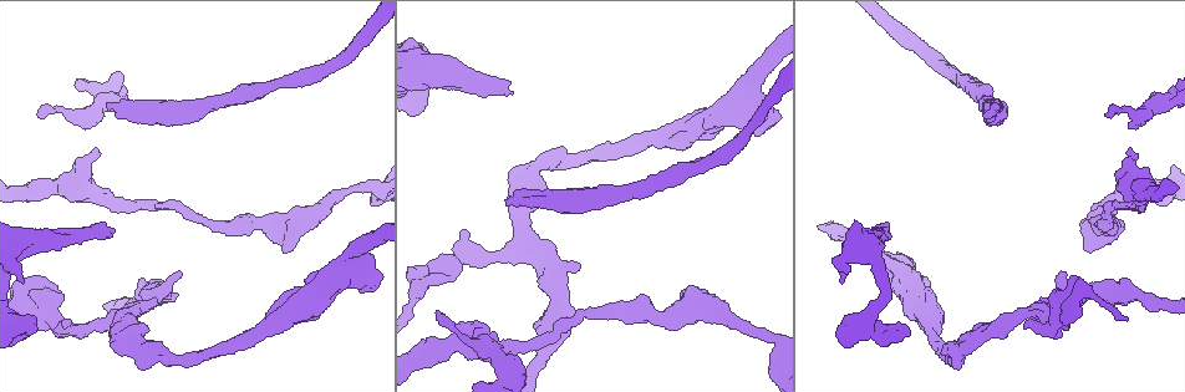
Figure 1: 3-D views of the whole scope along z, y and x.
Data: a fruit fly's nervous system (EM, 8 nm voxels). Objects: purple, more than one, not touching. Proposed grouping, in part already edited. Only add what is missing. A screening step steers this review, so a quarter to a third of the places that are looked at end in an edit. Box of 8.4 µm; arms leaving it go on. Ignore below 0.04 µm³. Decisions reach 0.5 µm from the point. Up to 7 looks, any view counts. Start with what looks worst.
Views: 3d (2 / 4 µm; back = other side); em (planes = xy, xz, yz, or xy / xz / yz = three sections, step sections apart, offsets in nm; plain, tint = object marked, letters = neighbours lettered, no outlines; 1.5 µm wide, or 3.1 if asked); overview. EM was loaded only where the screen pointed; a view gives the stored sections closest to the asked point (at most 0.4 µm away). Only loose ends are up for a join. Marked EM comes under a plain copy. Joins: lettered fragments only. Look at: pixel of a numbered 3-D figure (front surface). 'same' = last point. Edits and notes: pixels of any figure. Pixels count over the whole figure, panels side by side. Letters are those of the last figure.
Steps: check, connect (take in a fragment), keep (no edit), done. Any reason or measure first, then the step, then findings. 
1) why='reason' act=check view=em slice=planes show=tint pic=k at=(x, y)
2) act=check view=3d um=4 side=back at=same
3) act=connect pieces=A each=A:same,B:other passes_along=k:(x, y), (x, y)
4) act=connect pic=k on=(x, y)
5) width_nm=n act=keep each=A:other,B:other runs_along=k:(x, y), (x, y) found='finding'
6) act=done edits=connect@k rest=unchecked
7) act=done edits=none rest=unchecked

why='branch stops here' act=check view=em slice=xy step=8 show=tint pic=1 at=(112, 231)

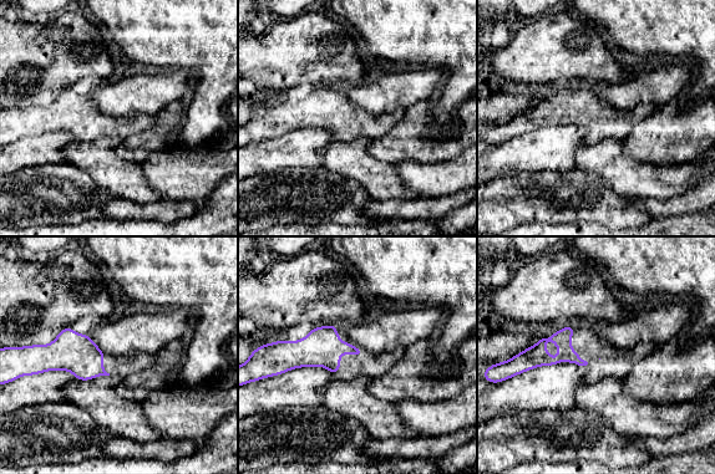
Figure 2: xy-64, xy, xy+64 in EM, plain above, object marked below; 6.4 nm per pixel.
why='another direction' act=check view=em slice=planes show=letters at=same

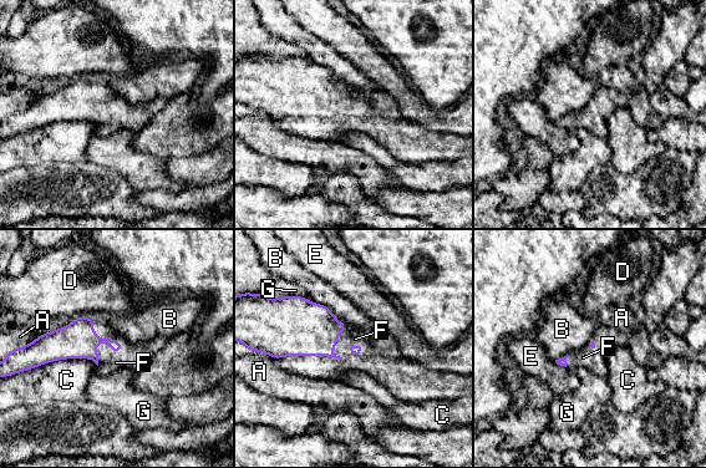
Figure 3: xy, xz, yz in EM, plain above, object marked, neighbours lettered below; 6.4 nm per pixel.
longest_contact=C:440nm act=connect pieces=F each=A:other,B:other,C:other,D:other,E:other,F:same,G:other found='it goes on there'

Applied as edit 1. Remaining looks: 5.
why='see it whole again' act=check view=overview

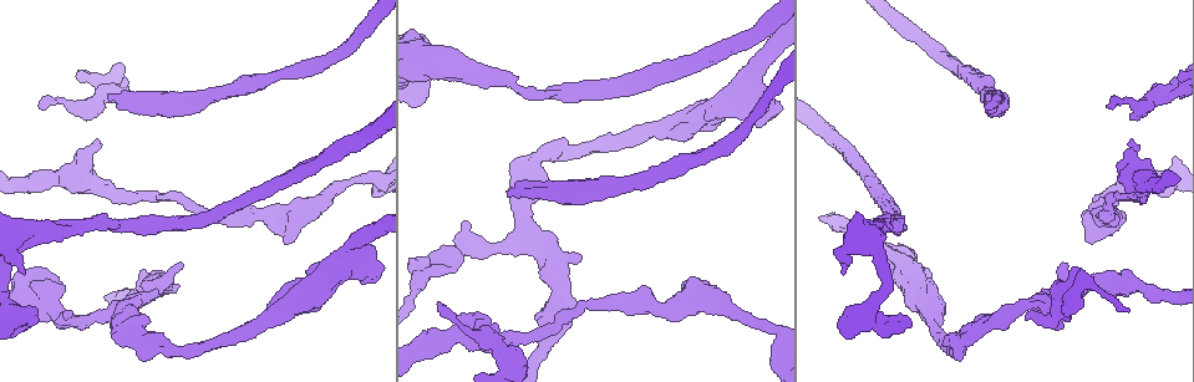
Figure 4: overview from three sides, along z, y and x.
act=check view=3d um=2 pic=4 at=(42, 107)

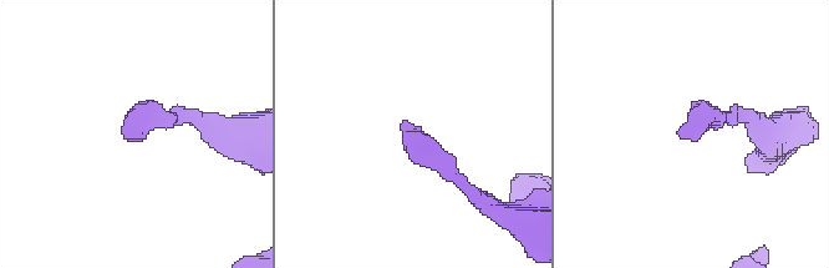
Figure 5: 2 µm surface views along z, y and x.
why='shape alone is not enough' act=check view=em slice=xz step=4 show=tint pic=5 at=(128, 129)

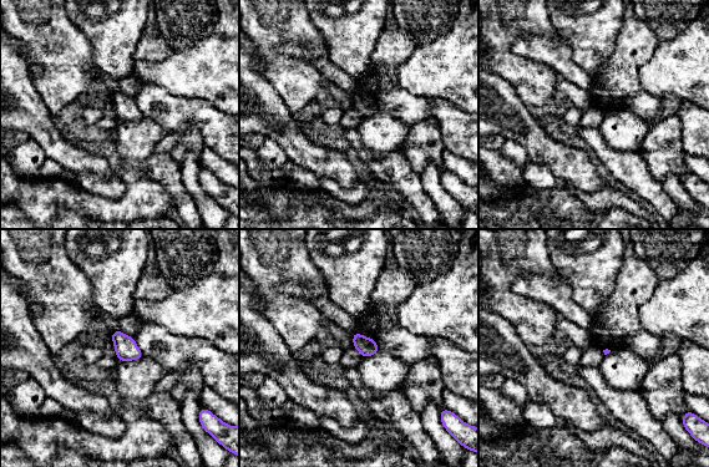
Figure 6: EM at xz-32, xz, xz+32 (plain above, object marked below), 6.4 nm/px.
act=check view=em slice=planes show=letters at=same

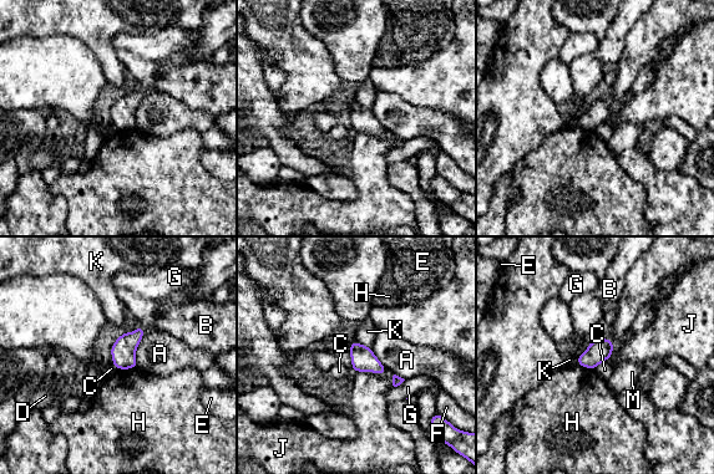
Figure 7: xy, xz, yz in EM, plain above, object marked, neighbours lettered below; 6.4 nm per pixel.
act=keep each=A:other,B:other,C:other,D:other,E:other,F:other,G:other,H:other,J:other,K:other,M:other border=7:(608, 358), (594, 368) found='none of them fits'

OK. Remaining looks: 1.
act=done edits=connect@3 rest=unchecked

